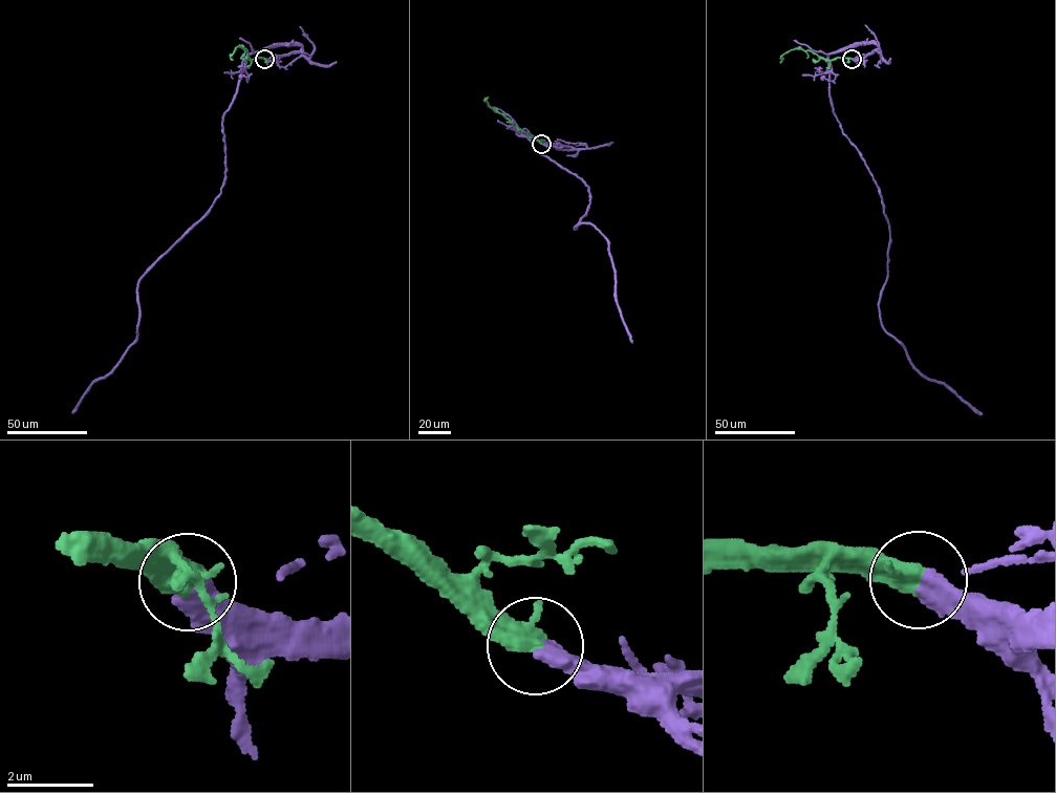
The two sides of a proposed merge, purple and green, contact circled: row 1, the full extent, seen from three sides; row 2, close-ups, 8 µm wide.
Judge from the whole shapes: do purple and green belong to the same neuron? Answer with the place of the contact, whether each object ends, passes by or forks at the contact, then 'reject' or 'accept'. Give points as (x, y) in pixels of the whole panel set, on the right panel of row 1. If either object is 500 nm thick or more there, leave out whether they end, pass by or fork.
place (852, 59); accept

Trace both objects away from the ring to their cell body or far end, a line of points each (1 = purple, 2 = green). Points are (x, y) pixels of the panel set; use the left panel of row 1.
1: (264, 59), (301, 47), (263, 48), (243, 60), (222, 122), (221, 194), (141, 279), (132, 344), (72, 412)
2: (264, 59), (250, 59), (244, 48), (236, 46), (231, 56), (233, 60)

